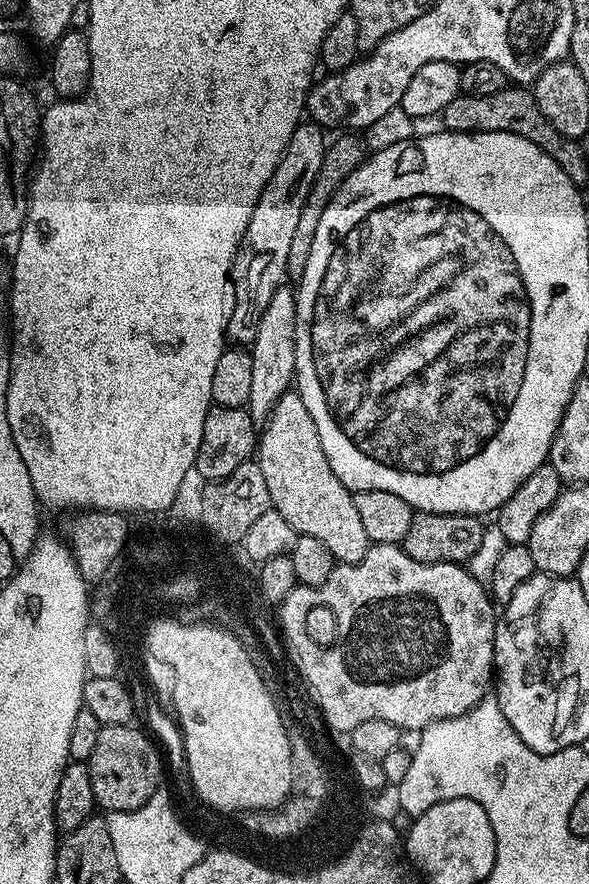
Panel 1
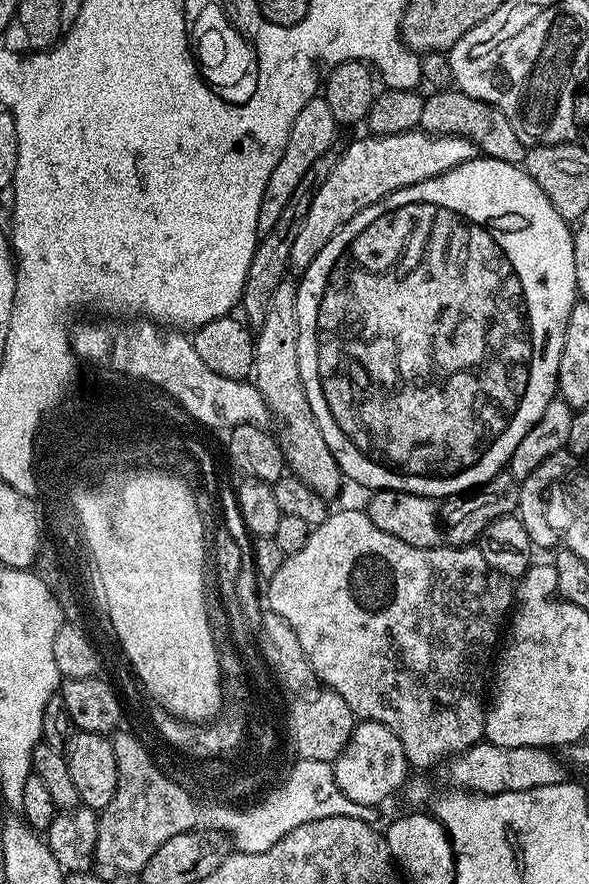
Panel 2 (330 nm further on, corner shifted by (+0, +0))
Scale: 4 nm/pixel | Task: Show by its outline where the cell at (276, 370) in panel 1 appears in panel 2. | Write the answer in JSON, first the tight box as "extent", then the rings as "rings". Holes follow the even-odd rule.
{"extent":[288,130,478,273],"rings":[[[417,130],[393,136],[368,134],[365,137],[365,140],[354,141],[344,153],[339,153],[326,182],[322,182],[322,186],[316,189],[310,202],[310,211],[306,214],[306,222],[302,222],[302,230],[298,230],[294,246],[290,246],[288,267],[293,273],[305,272],[322,246],[326,246],[335,232],[366,206],[400,188],[409,188],[411,184],[449,172],[478,156],[478,149],[461,136],[434,137],[423,130]]]}

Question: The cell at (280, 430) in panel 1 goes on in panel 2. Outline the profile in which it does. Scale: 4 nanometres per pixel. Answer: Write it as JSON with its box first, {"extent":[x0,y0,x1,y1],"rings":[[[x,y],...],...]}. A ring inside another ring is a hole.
{"extent":[252,279,346,501],"rings":[[[291,279],[280,281],[274,290],[272,300],[268,303],[268,311],[259,321],[255,333],[256,361],[252,364],[254,383],[262,398],[268,404],[269,413],[280,423],[278,443],[284,452],[284,458],[291,475],[297,476],[314,494],[324,500],[335,501],[340,487],[346,484],[346,477],[340,471],[338,462],[326,446],[326,438],[322,438],[322,430],[318,430],[318,422],[314,418],[314,410],[310,410],[310,402],[306,398],[306,390],[302,386],[302,374],[298,370],[298,310],[296,309],[296,284]]]}

